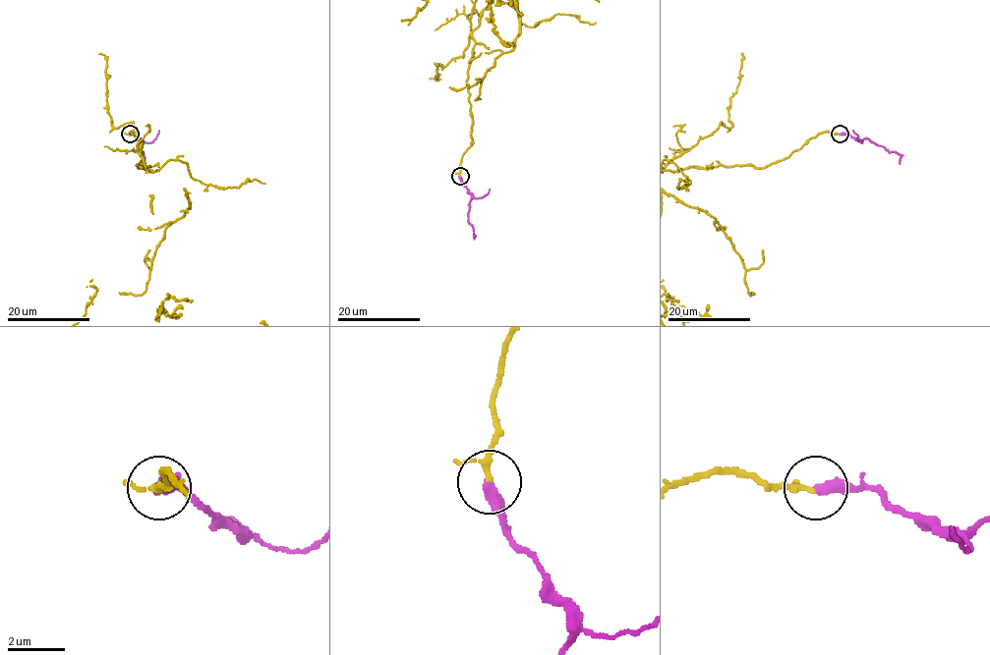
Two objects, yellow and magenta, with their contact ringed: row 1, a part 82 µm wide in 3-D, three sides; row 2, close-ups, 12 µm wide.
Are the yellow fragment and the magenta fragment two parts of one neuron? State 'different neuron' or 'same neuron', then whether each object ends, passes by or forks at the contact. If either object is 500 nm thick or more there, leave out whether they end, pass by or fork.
same neuron; yellow passes by; magenta ends there

